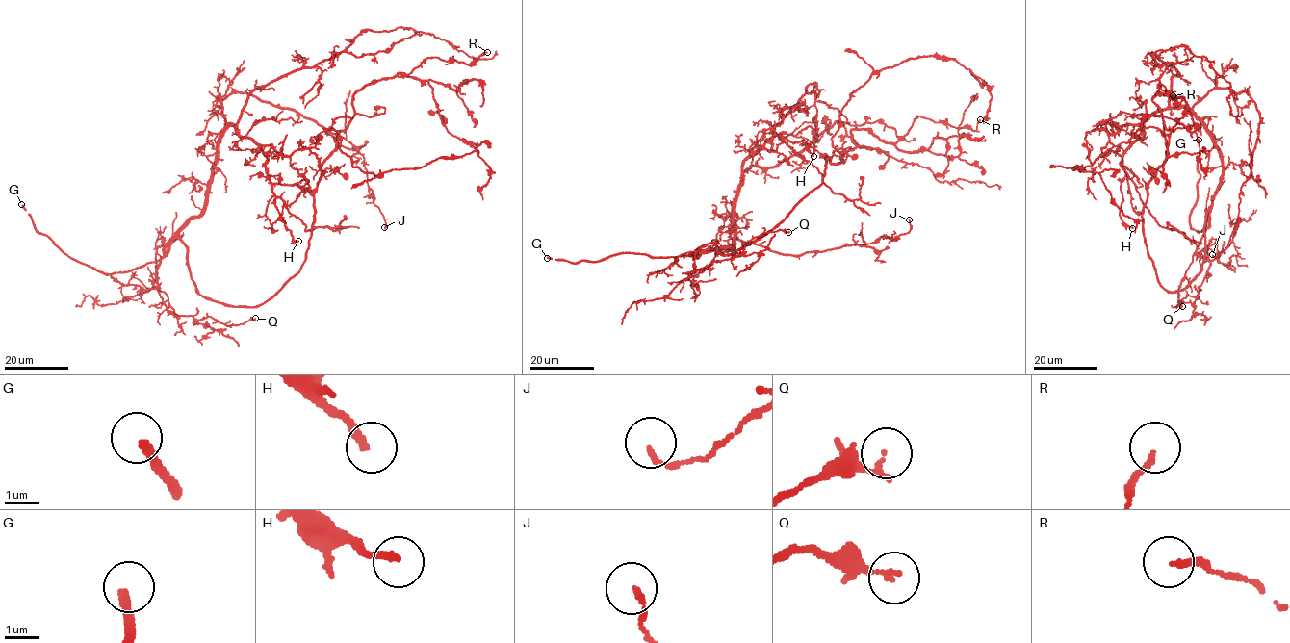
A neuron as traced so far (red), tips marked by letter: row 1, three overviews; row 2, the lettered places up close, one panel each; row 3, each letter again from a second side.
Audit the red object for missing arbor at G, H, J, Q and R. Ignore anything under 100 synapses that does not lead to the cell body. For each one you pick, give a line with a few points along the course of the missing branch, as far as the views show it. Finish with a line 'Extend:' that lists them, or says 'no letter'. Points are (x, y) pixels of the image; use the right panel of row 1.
G: (1199, 140), (1187, 129), (1188, 122)
Extend: G

